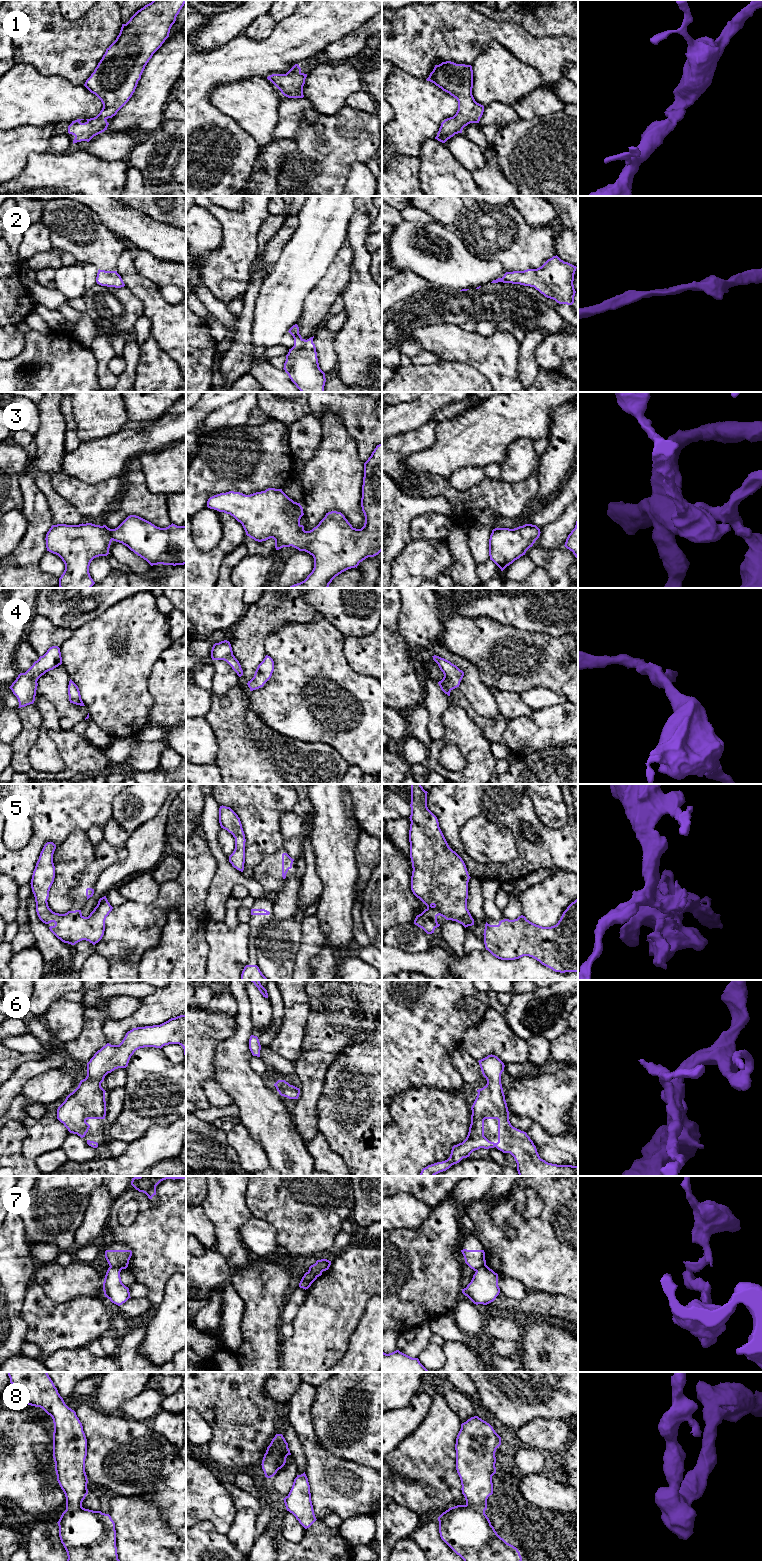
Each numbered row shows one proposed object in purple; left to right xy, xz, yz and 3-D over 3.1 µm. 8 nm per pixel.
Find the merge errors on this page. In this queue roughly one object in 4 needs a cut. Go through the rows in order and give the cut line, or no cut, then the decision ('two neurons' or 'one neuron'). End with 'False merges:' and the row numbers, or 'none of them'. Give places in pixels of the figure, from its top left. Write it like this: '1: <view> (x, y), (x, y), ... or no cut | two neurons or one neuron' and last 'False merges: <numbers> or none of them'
1: no cut | one neuron
2: no cut | one neuron
3: no cut | one neuron
4: no cut | one neuron
5: no cut | one neuron
6: no cut | one neuron
7: xy (110, 1265), (120, 1270) | two neurons
8: no cut | one neuron
False merges: 7

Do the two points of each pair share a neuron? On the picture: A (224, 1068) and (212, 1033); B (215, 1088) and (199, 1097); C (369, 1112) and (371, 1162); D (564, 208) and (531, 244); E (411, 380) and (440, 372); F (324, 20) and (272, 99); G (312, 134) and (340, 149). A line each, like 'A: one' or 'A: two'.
A: two
B: two
C: one
D: two
E: one
F: two
G: one

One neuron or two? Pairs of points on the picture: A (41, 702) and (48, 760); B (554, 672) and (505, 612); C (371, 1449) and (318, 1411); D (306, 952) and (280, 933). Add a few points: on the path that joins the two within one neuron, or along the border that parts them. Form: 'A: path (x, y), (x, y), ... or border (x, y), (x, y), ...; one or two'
A: path (46, 716), (44, 746); one
B: border (495, 622), (541, 632); two
C: path (358, 1436), (331, 1411); one
D: border (302, 924), (302, 940), (293, 969); two

